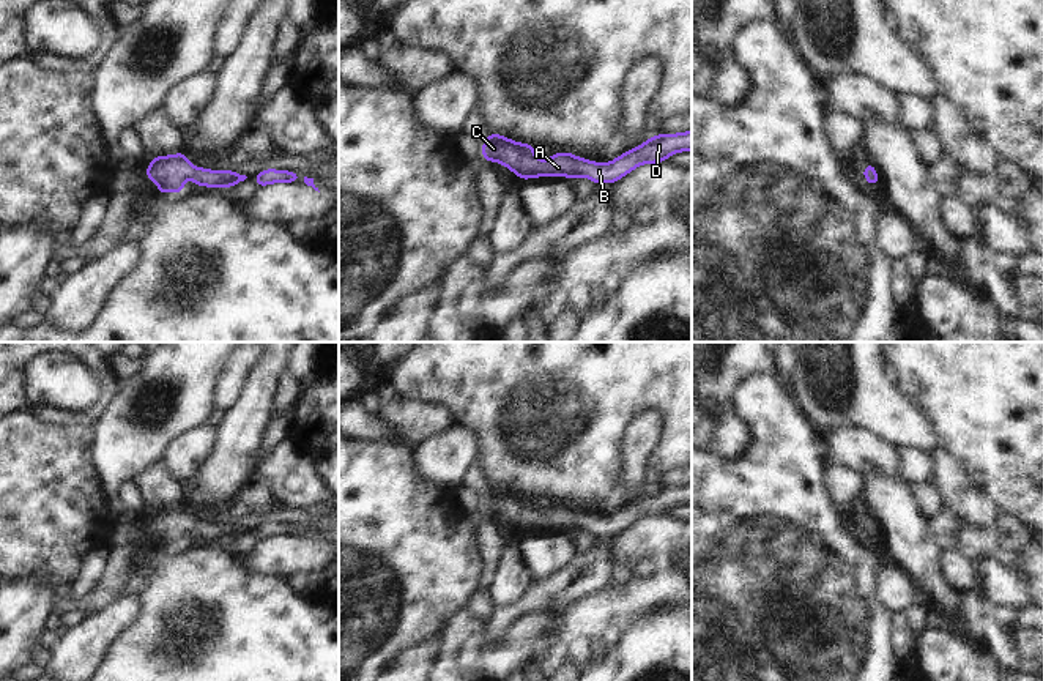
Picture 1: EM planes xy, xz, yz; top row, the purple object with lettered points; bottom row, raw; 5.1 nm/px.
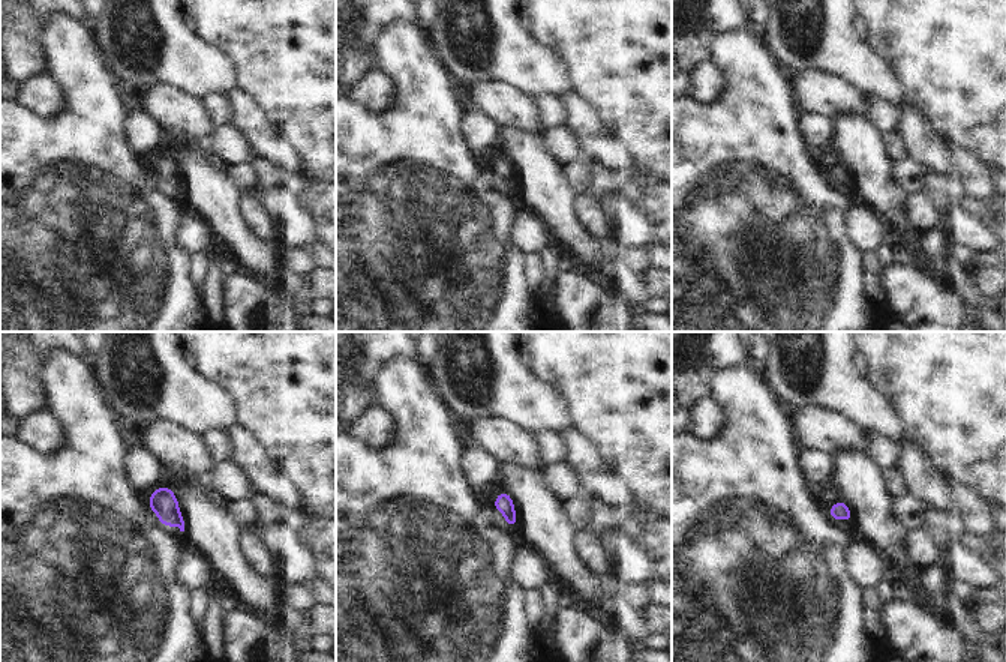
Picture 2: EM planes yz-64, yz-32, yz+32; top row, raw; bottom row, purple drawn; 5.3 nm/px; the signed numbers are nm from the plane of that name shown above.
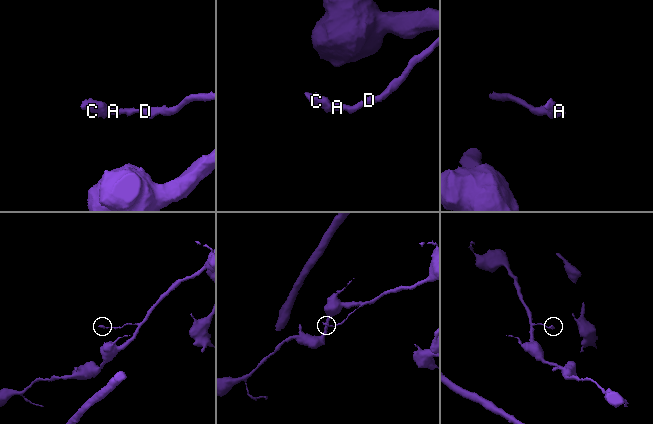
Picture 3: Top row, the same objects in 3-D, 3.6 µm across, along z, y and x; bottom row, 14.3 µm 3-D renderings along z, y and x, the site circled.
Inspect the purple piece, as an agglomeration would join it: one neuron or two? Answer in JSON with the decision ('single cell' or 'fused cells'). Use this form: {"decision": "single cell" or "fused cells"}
{"decision": "single cell"}

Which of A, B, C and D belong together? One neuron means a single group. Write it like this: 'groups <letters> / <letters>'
groups A B C D

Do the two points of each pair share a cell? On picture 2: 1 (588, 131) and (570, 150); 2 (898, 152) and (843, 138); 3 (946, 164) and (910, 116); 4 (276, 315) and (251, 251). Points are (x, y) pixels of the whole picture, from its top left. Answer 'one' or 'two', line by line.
1: two
2: two
3: one
4: two

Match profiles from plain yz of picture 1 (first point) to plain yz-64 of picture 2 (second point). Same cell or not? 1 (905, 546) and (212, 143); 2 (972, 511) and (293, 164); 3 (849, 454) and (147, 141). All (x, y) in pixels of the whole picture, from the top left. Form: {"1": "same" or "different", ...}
{"1": "different", "2": "same", "3": "different"}

